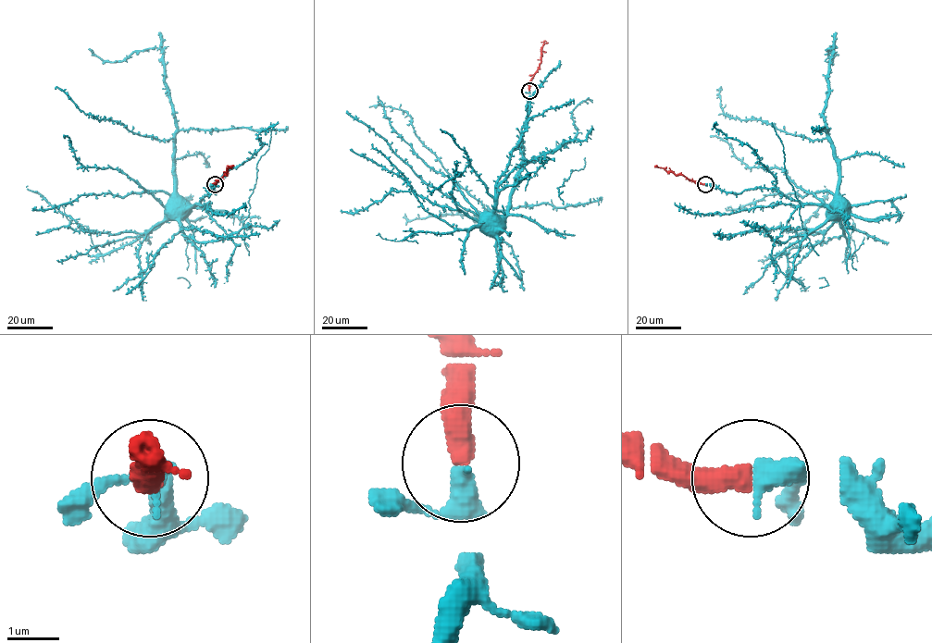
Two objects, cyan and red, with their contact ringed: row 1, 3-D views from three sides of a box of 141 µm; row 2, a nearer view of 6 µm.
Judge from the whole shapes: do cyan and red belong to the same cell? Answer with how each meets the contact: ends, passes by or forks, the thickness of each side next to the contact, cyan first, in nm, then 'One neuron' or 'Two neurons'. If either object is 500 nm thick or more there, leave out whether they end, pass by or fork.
At the ring cyan ends. At the ring red ends. Thickness 480 nm (cyan) against 440 nm. One neuron

